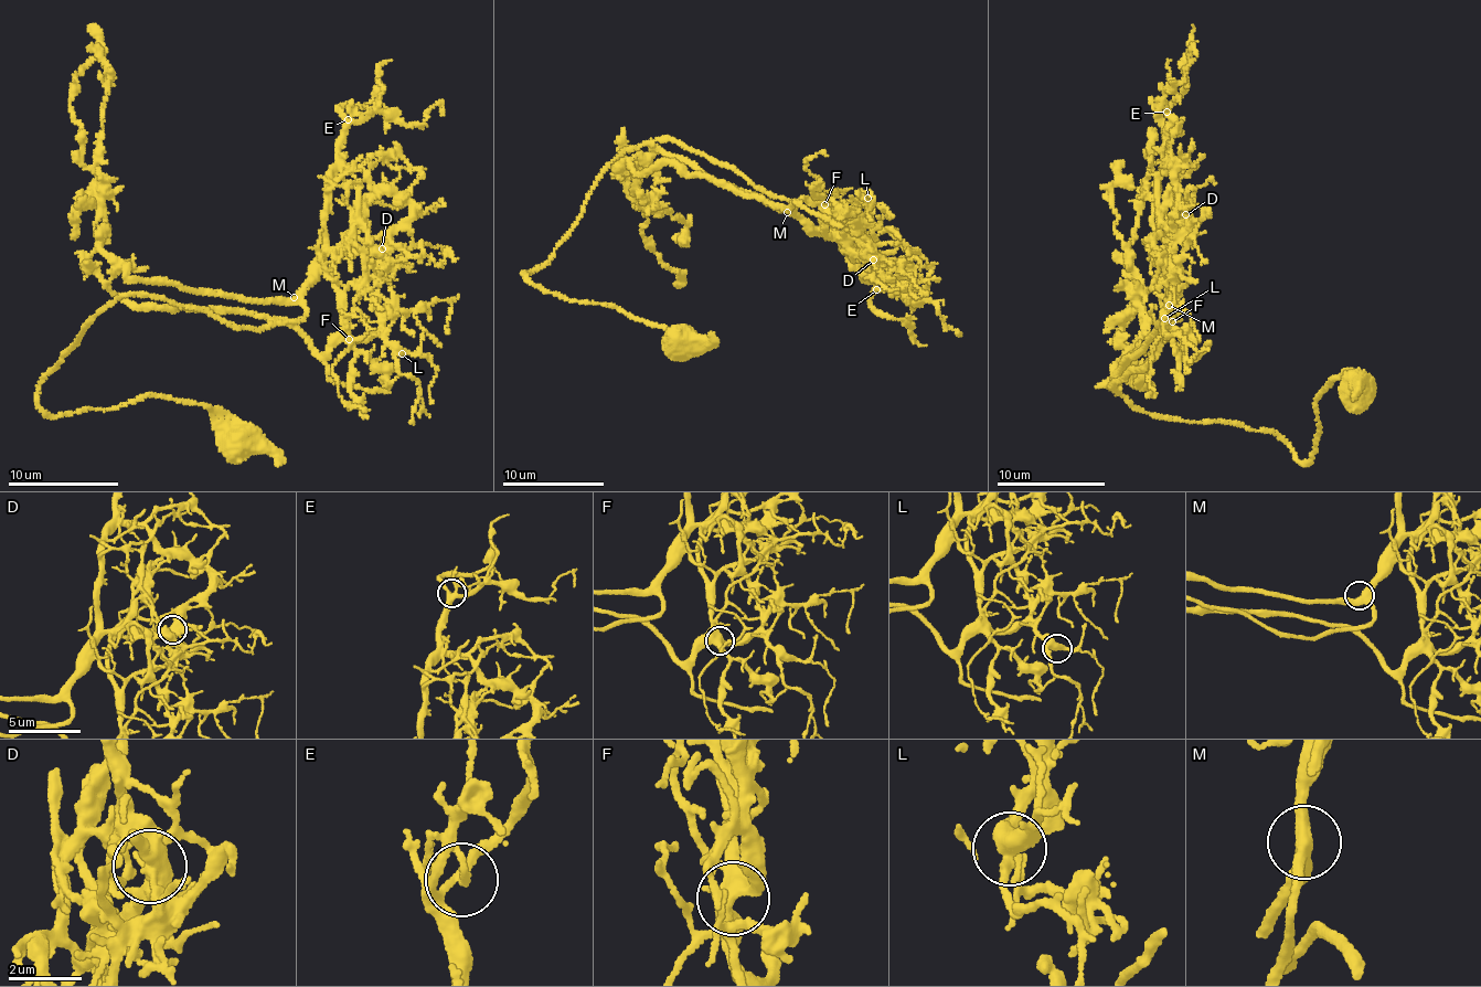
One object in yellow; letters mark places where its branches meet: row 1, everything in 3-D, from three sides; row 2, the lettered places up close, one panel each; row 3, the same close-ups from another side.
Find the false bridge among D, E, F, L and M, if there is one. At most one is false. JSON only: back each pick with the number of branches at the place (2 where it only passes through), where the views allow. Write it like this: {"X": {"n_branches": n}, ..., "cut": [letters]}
{"D": {"n_branches": 5}, "cut": ["D"]}

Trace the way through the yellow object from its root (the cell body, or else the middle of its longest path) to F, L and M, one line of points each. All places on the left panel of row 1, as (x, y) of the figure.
F: (236, 443), (201, 404), (56, 415), (38, 391), (135, 294), (256, 330), (283, 319), (320, 354), (349, 339)
L: (236, 443), (201, 404), (56, 415), (38, 391), (135, 294), (283, 319), (320, 354), (377, 331), (402, 353)
M: (236, 443), (201, 404), (56, 415), (38, 391), (123, 296), (256, 330), (305, 316), (294, 297)

